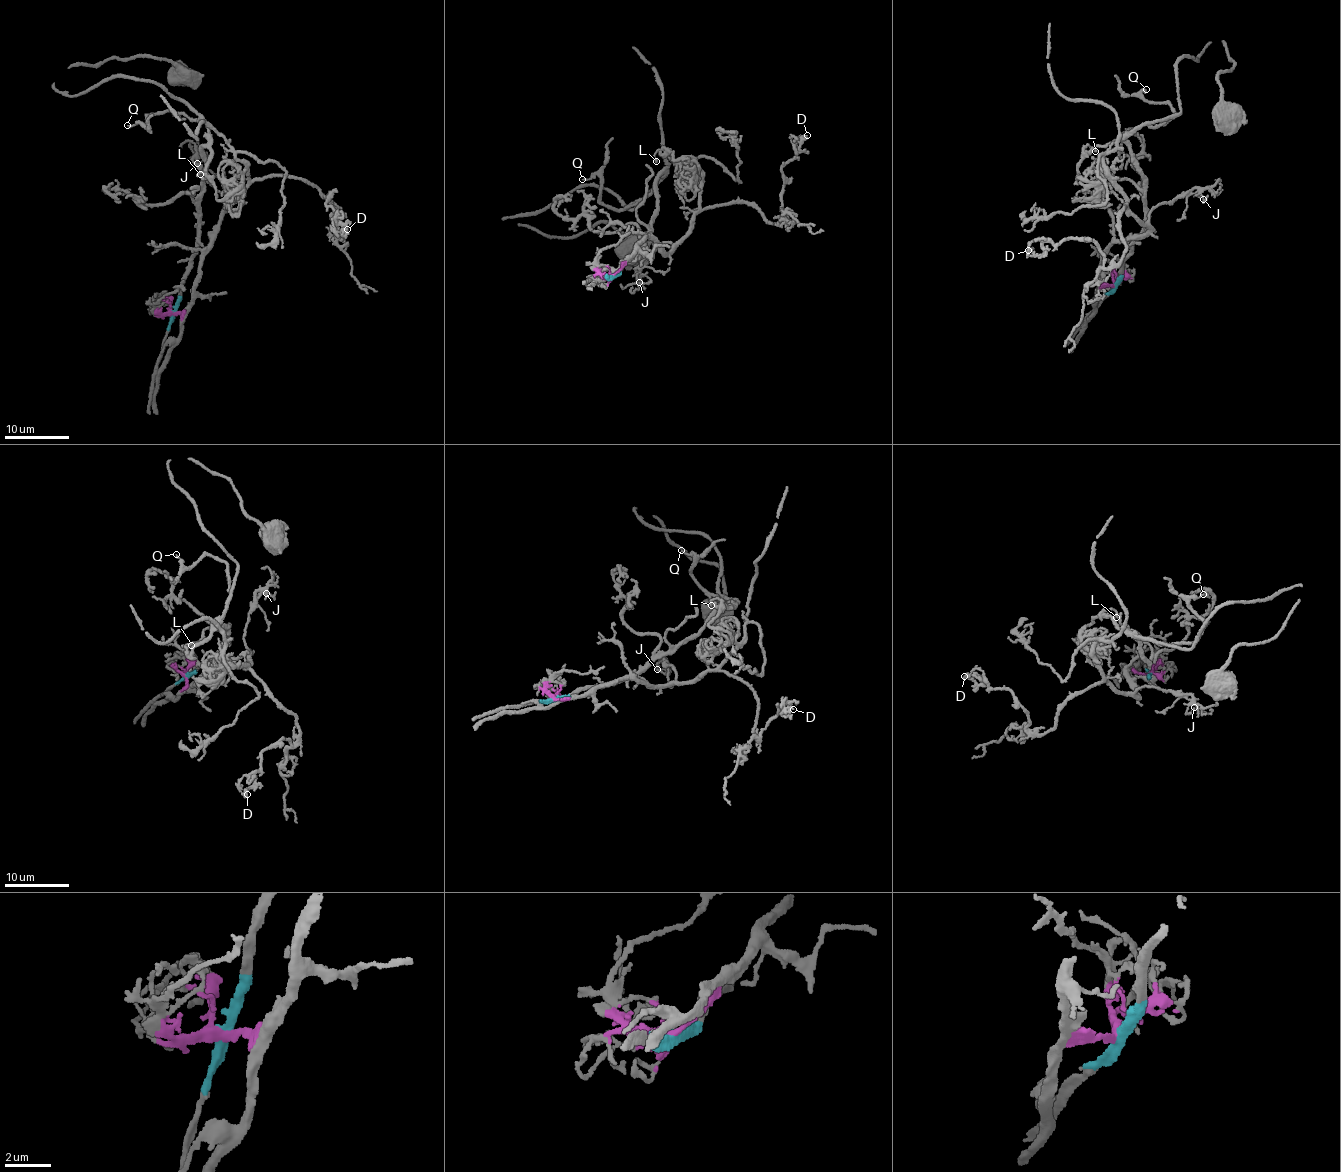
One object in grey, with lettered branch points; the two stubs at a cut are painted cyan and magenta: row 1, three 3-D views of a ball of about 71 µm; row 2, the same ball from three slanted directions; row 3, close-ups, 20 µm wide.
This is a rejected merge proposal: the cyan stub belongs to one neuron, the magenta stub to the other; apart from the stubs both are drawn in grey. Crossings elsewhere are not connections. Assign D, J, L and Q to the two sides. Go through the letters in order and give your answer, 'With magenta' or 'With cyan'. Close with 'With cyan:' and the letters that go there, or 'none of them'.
D: With magenta
J: With magenta
L: With cyan
Q: With cyan
With cyan: L, Q

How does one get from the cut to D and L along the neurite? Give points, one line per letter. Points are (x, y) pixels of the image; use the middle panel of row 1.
D: (612, 275), (645, 235), (665, 253), (706, 209), (752, 203), (780, 221), (791, 136), (806, 135)
L: (612, 275), (644, 249), (657, 209), (656, 177), (666, 164), (664, 148), (654, 156), (657, 162)

